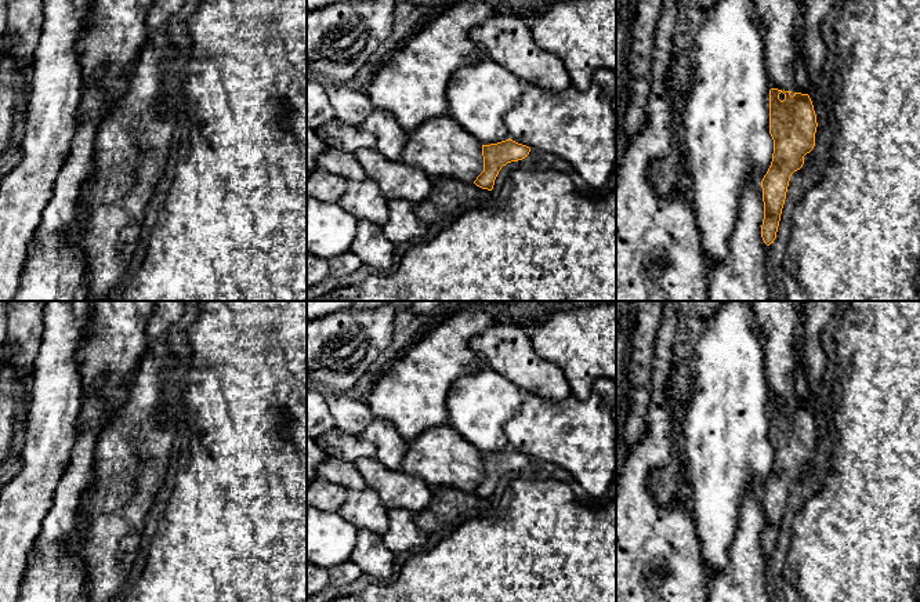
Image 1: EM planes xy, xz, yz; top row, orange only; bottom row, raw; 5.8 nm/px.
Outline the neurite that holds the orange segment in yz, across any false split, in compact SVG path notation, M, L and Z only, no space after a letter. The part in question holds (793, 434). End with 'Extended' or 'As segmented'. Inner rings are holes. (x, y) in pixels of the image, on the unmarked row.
M797 337L796 391L792 400L769 399L769 443L774 449L771 475L761 490L764 529L761 547L774 552L786 508L790 486L804 474L804 465L815 456L816 424L808 405L811 391L805 378Z. Extended

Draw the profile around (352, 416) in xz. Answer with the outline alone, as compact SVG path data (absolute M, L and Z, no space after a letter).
M329 392L326 402L336 421L336 428L349 435L359 435L374 418L365 399L352 399L345 394Z

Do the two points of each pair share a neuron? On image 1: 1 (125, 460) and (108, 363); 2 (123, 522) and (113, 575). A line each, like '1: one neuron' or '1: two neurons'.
1: two neurons
2: one neuron

